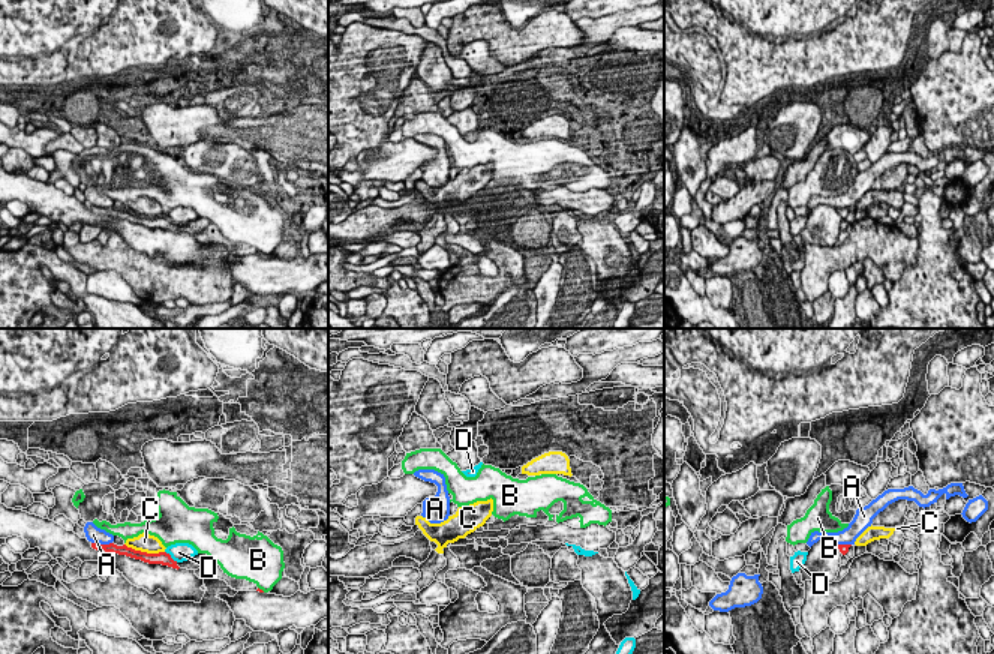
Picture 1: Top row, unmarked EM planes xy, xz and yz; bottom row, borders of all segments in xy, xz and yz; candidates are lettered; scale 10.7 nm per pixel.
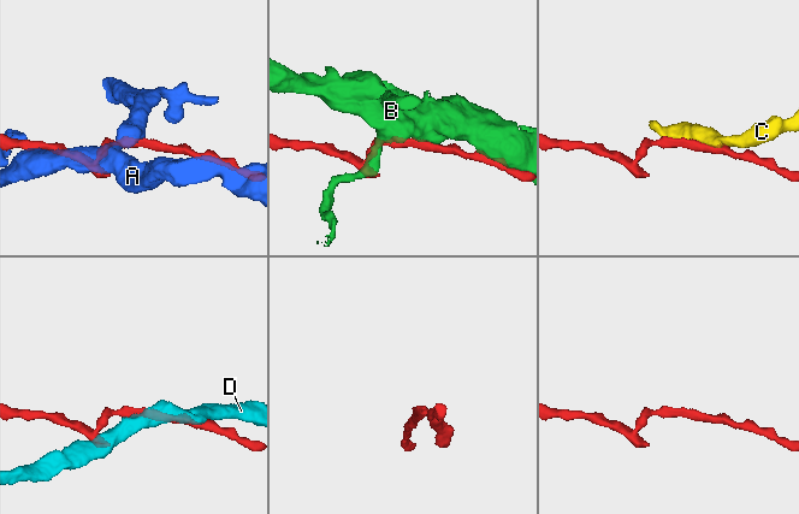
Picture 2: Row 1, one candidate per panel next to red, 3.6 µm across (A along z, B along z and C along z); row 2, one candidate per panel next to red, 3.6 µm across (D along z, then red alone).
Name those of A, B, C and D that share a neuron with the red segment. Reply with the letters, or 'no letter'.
no letter

